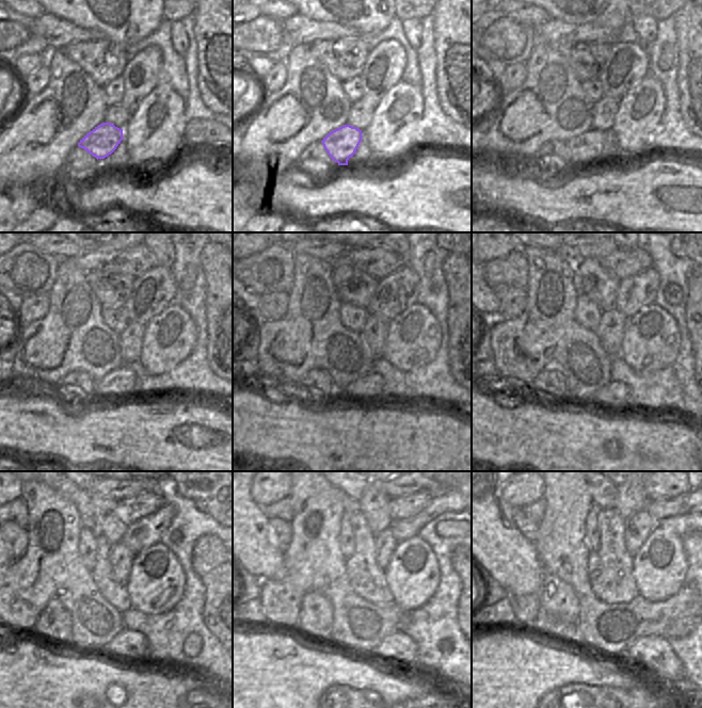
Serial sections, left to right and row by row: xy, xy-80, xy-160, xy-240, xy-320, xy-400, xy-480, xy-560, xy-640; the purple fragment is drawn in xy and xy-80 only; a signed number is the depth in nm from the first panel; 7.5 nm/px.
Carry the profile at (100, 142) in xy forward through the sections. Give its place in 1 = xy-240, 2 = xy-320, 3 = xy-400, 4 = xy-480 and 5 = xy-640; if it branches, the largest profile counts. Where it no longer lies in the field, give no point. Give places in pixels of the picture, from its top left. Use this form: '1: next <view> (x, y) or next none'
1: next xy-240 (120, 384)
2: next xy-320 (369, 387)
3: next xy-400 (616, 393)
4: next xy-480 (149, 631)
5: next xy-640 (654, 654)

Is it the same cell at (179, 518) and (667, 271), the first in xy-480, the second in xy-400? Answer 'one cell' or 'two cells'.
two cells

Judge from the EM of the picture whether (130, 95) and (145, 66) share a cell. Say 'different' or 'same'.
same

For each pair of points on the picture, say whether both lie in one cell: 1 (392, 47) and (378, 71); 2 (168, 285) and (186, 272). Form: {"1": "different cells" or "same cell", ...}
{"1": "same cell", "2": "different cells"}

